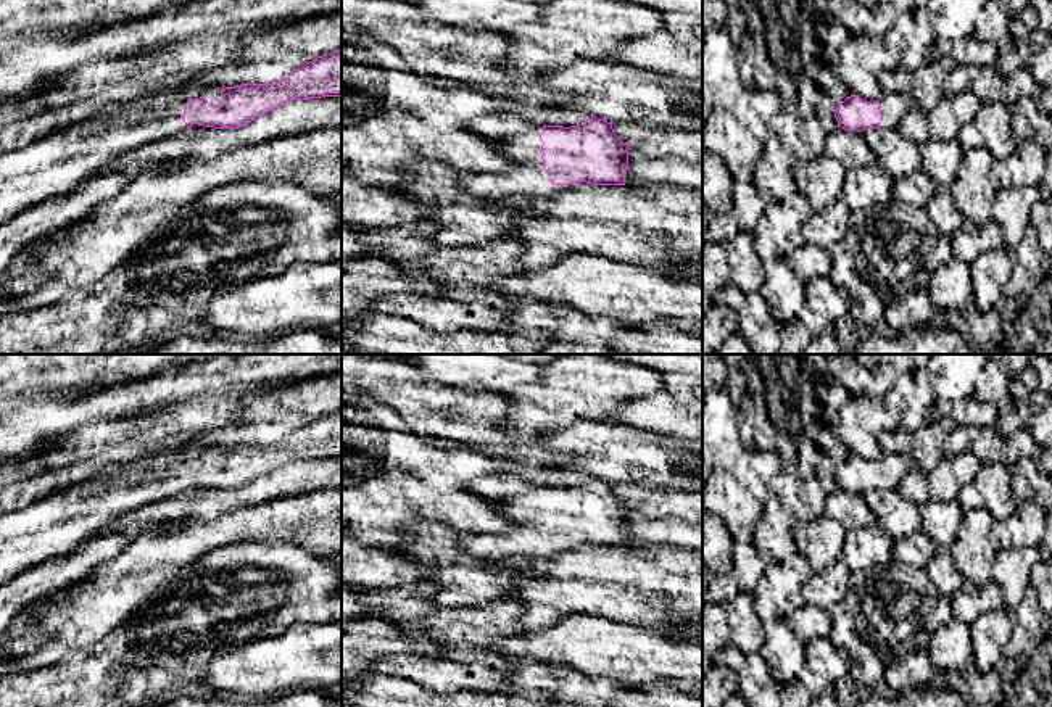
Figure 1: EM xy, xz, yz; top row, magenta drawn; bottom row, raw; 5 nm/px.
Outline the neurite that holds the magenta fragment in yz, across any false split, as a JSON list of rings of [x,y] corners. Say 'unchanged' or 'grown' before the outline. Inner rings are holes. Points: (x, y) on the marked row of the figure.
grown | [[[888,92],[878,100],[849,93],[835,106],[838,127],[865,134],[870,129],[897,129],[904,114],[913,106],[913,98],[904,92]]]

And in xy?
grown | [[[342,48],[314,58],[275,84],[242,84],[208,87],[193,98],[179,100],[164,121],[150,121],[151,132],[166,127],[166,137],[190,127],[240,129],[253,119],[293,100],[342,95]]]

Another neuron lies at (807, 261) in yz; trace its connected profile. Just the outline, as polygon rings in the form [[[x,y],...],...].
[[[810,242],[794,248],[788,254],[786,263],[804,283],[815,277],[828,277],[831,272],[831,259],[828,251]]]

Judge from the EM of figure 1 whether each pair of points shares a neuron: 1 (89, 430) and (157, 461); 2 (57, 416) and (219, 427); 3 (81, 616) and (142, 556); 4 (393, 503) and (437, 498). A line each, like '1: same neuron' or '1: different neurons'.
1: same neuron
2: different neurons
3: same neuron
4: same neuron

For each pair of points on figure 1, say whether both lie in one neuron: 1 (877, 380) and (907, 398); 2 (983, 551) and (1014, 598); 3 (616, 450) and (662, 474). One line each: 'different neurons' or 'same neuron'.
1: different neurons
2: different neurons
3: same neuron

